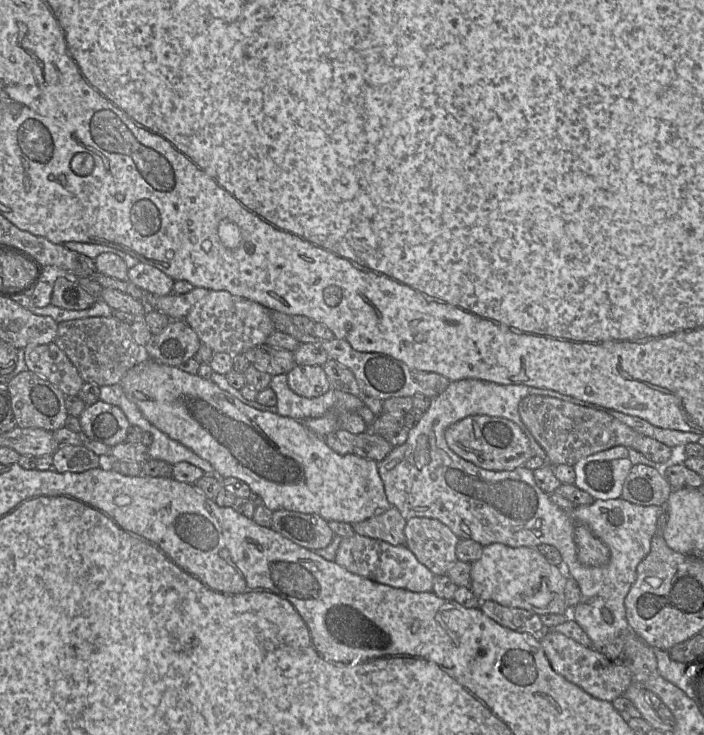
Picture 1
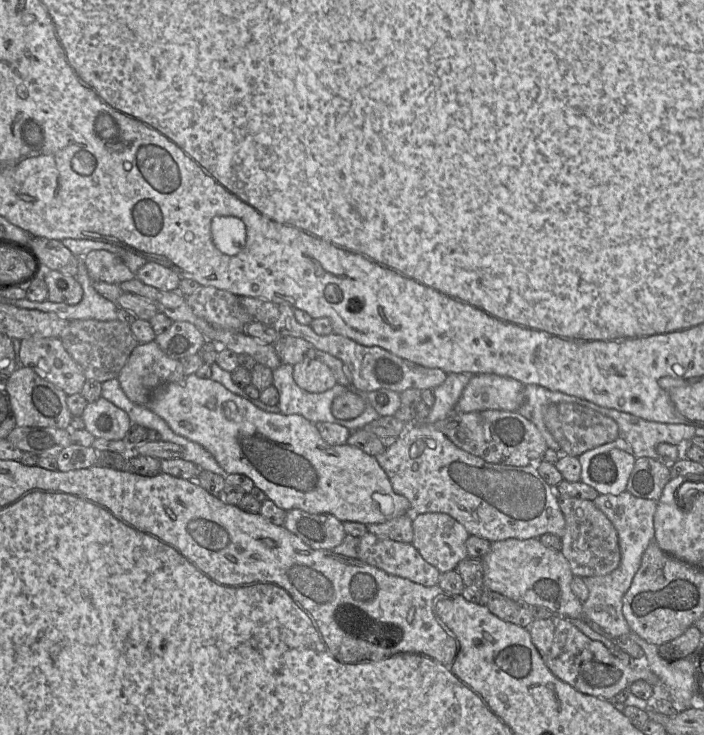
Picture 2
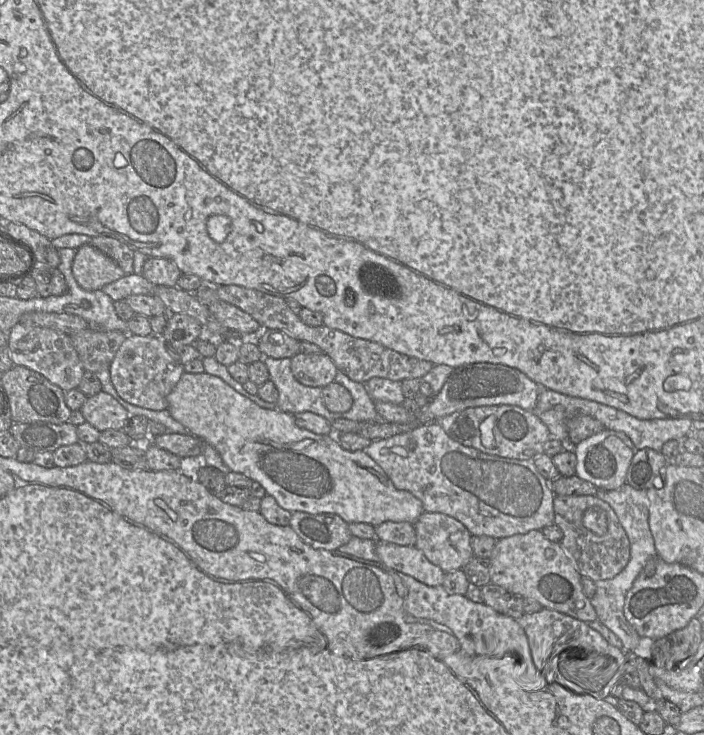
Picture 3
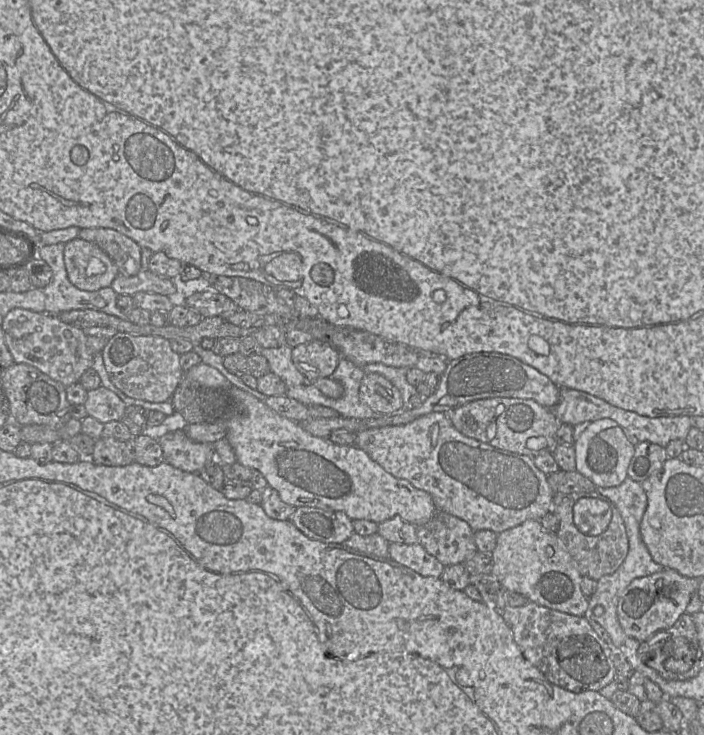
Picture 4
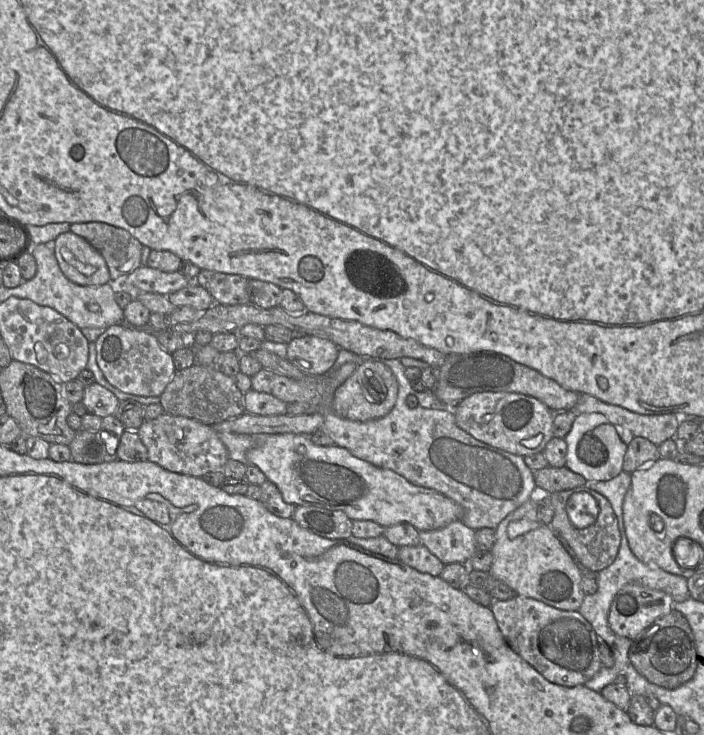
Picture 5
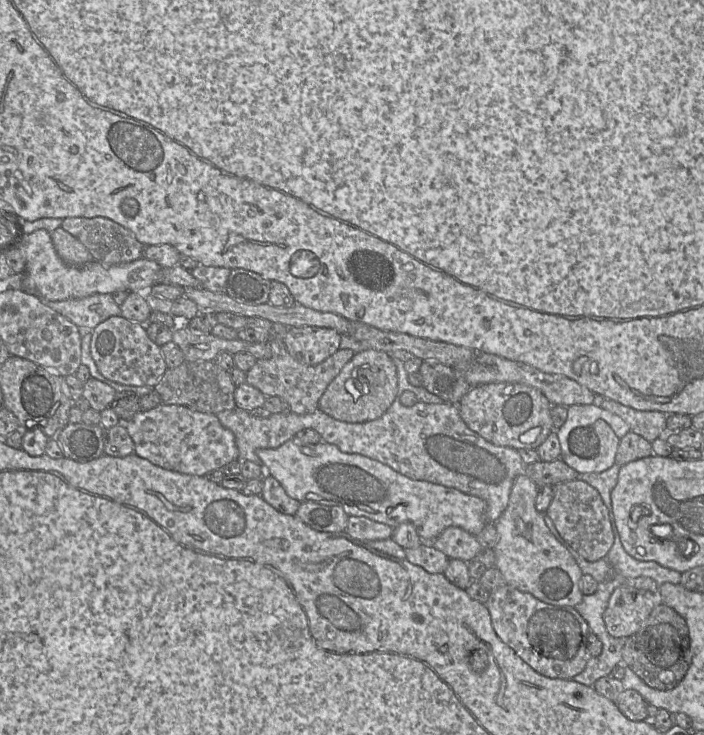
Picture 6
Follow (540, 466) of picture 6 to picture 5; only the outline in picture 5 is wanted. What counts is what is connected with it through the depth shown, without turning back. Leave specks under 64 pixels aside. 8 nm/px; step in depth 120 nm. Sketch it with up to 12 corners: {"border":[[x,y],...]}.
{"border":[[566,466],[533,471],[535,494],[586,485],[586,479]]}

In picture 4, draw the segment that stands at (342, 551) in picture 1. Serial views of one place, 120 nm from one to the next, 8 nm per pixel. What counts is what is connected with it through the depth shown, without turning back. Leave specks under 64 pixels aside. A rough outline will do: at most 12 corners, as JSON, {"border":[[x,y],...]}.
{"border":[[389,543],[389,557],[424,577],[444,566],[421,544]]}

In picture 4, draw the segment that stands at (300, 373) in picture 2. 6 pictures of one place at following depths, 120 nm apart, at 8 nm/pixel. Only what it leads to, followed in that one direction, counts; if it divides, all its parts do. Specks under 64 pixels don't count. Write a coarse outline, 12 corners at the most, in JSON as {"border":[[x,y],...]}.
{"border":[[312,340],[292,349],[308,379],[329,378],[340,353]]}

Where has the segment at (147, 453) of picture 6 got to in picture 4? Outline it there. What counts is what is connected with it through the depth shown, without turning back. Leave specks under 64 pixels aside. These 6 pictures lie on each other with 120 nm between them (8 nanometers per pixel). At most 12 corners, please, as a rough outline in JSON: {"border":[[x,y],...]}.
{"border":[[183,430],[158,440],[164,462],[198,473],[216,462],[213,443]]}

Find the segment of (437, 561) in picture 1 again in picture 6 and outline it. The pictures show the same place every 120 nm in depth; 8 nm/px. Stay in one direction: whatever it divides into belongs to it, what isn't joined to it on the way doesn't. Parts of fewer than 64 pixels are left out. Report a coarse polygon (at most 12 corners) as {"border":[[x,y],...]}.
{"border":[[449,527],[431,544],[449,559],[469,562],[483,549],[476,536]]}

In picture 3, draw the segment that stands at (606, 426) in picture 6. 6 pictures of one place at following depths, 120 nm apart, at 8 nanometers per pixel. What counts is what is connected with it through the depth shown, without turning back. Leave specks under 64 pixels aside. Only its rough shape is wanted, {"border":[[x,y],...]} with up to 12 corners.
{"border":[[604,429],[573,451],[576,475],[615,490],[637,449],[623,432]]}

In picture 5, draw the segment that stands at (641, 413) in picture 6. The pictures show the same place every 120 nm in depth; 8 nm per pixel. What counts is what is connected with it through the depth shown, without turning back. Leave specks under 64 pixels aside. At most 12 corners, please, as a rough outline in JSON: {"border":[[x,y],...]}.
{"border":[[580,394],[574,414],[601,413],[657,446],[675,438],[681,418],[640,414]]}

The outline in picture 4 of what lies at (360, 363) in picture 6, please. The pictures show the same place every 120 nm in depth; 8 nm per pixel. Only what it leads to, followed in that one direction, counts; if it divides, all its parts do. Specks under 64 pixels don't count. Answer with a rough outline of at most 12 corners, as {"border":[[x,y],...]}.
{"border":[[365,374],[359,393],[375,414],[403,408],[399,390],[380,374]]}

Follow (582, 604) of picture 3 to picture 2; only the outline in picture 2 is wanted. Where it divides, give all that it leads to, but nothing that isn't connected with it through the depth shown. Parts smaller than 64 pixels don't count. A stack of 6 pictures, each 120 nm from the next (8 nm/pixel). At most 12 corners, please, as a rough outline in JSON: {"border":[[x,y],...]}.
{"border":[[538,538],[493,542],[484,589],[583,619],[561,551]]}

